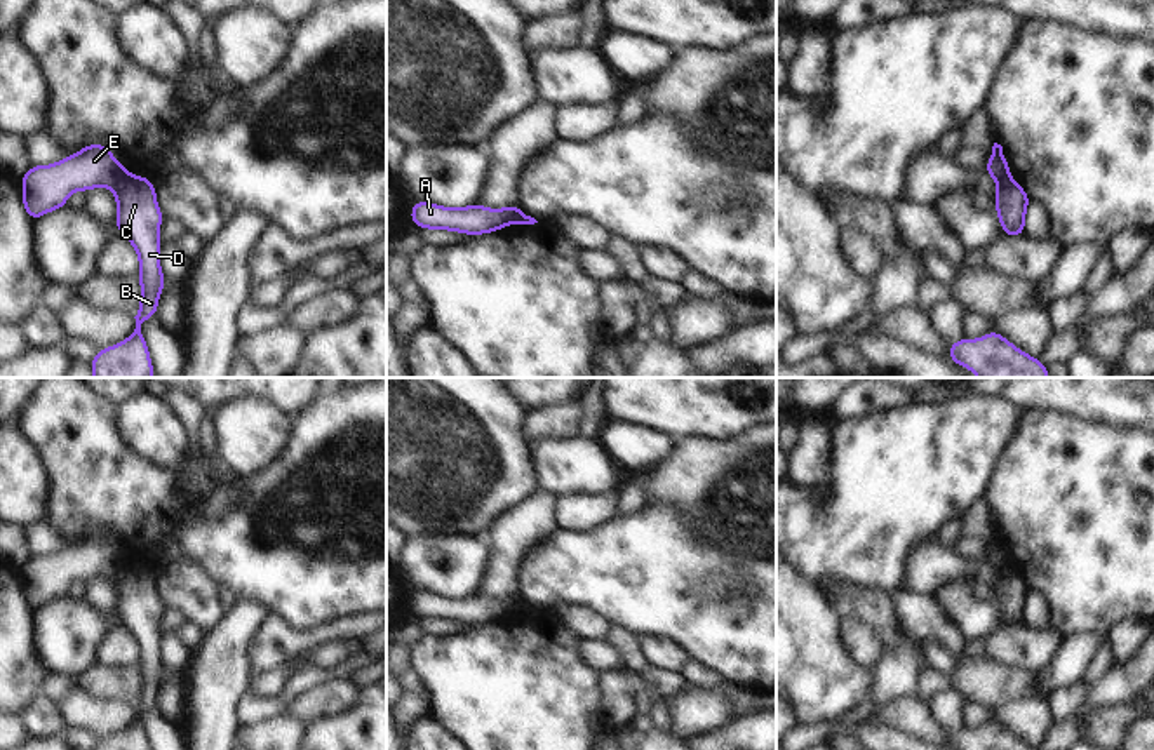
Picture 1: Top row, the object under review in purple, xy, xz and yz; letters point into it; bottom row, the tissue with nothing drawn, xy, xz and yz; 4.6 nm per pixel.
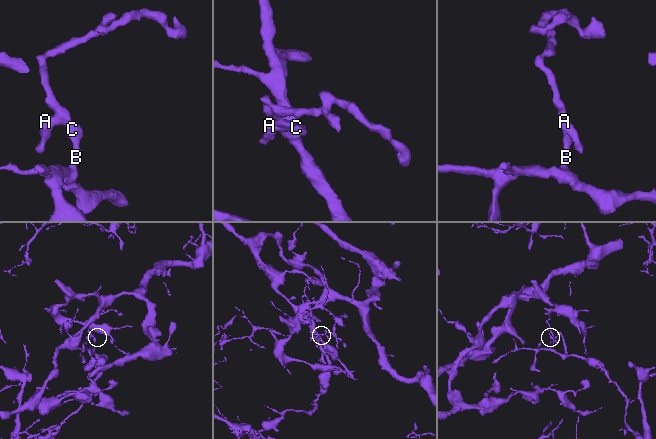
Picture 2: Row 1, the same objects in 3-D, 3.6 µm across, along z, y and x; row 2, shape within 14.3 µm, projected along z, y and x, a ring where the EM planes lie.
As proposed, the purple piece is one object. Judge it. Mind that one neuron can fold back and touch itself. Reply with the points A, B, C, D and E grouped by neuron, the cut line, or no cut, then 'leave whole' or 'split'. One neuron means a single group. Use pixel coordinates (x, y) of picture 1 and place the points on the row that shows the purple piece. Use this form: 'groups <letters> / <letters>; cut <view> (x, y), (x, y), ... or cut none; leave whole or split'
groups A E / B C D; cut xy (126, 173), (112, 188); split

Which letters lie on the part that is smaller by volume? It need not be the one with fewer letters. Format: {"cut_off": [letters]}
{"cut_off": ["A", "E"]}

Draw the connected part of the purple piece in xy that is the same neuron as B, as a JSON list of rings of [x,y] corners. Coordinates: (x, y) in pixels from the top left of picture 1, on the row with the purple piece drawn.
[[[125,174],[111,190],[117,198],[117,228],[139,258],[141,299],[134,332],[122,343],[97,350],[91,362],[92,378],[151,378],[155,369],[141,324],[157,317],[158,299],[167,284],[160,268],[158,242],[164,214],[157,204],[155,183],[144,176]]]

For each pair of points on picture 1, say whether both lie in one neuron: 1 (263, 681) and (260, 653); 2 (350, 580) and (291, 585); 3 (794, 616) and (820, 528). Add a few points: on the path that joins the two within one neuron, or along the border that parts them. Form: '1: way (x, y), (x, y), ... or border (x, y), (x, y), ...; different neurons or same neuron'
1: border (293, 658), (251, 677); different neurons
2: way (336, 580), (305, 580); same neuron
3: border (794, 562), (824, 592); different neurons

